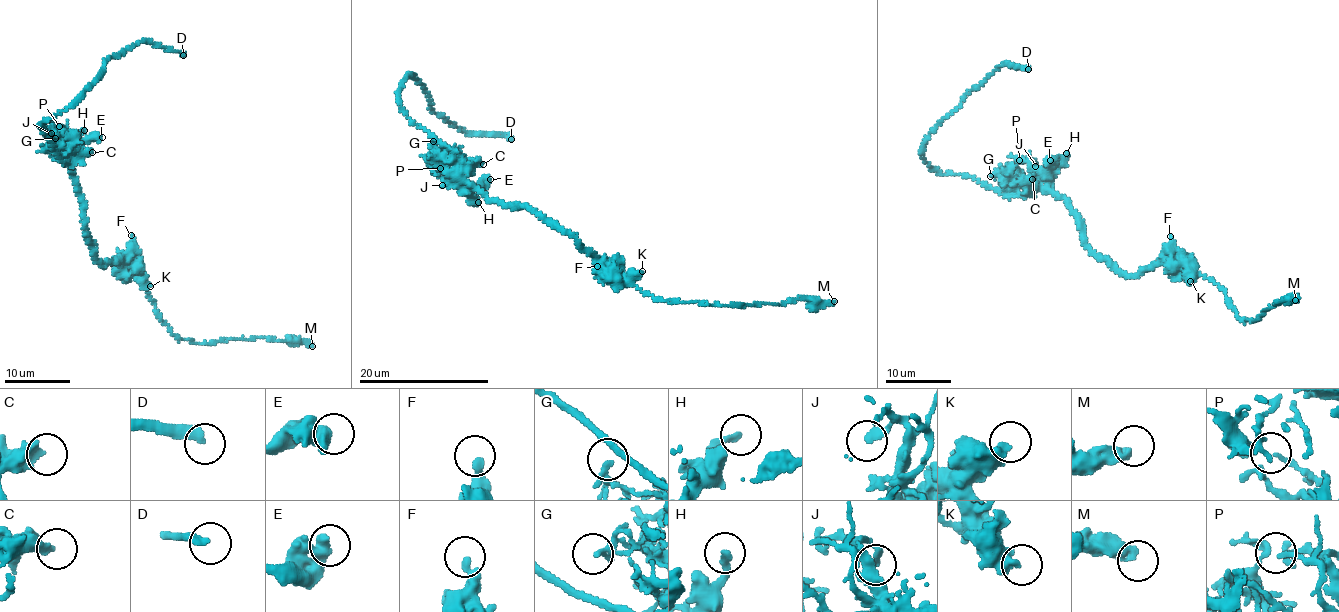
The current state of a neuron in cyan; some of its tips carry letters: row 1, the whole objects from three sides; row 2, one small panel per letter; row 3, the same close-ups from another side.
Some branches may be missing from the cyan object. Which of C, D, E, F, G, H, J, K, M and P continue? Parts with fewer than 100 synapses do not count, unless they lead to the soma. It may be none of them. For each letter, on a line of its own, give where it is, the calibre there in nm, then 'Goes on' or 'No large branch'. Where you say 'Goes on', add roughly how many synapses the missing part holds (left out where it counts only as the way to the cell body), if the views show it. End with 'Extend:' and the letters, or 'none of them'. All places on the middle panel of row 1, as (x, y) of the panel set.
C: Place: (483, 164). Thickness 440 nm. No large branch
D: Place: (511, 139). Thickness 360 nm. Goes on
E: Place: (490, 179). Thickness 650 nm. No large branch
F: Place: (597, 266). Thickness 280 nm. No large branch
G: Place: (433, 141). Thickness 160 nm. No large branch
H: Place: (478, 202). Thickness 240 nm. No large branch
J: Place: (442, 185). Thickness 220 nm. No large branch
K: Place: (642, 271). Thickness 460 nm. No large branch
M: Place: (834, 301). Thickness 400 nm. No large branch
P: Place: (440, 168). Thickness 150 nm. No large branch
Extend: D

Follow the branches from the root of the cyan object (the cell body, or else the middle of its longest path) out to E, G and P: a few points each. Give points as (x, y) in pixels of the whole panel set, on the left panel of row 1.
E: (81, 198), (70, 168), (65, 164), (62, 150), (75, 147), (91, 137), (102, 137)
G: (81, 198), (70, 168), (63, 161), (61, 155), (64, 154), (59, 154), (55, 138)
P: (81, 198), (62, 156), (60, 136), (64, 132), (59, 126)

